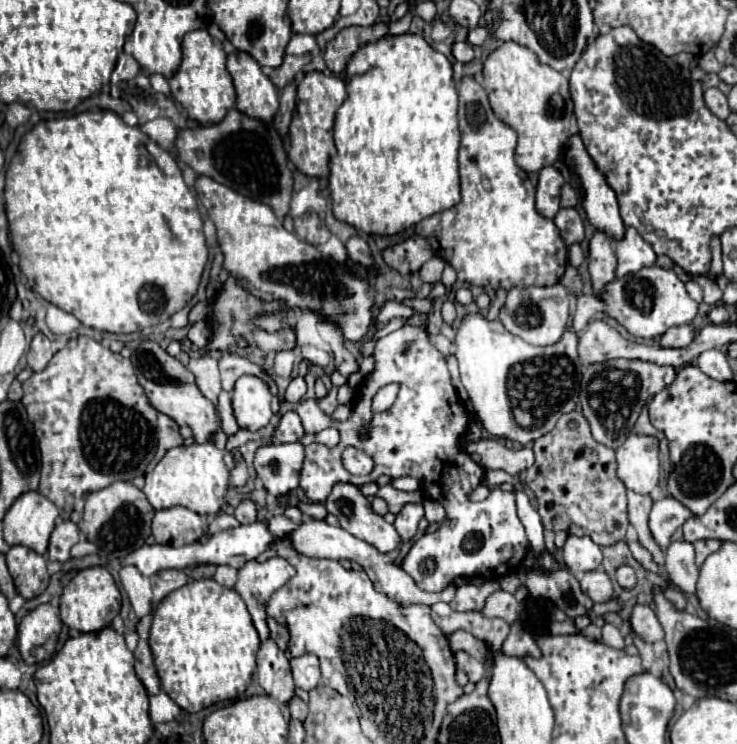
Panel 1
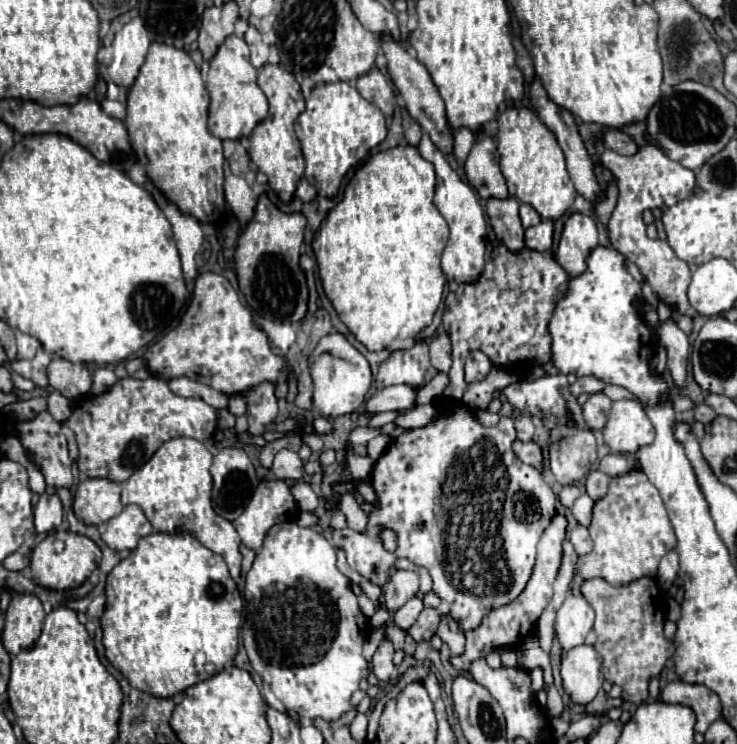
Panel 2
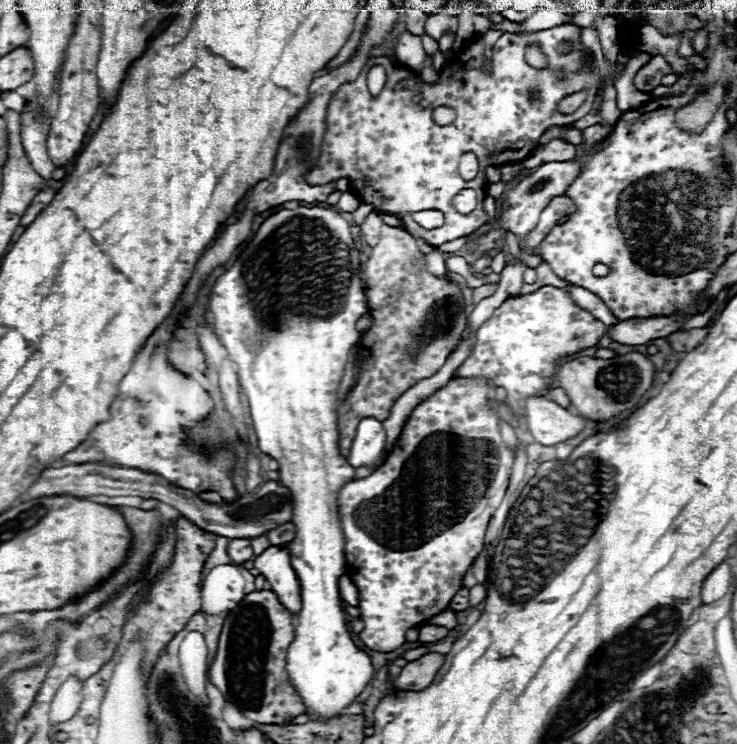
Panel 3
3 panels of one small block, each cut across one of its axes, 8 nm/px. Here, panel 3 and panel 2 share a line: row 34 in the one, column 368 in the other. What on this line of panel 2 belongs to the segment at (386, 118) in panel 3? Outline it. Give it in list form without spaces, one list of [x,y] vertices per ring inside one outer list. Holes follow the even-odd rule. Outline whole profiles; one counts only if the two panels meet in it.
[[[460,404],[442,412],[426,426],[406,430],[390,442],[380,456],[380,464],[376,460],[370,474],[378,506],[370,502],[360,506],[368,516],[366,532],[356,532],[352,528],[334,530],[334,544],[346,550],[350,568],[376,586],[386,584],[390,568],[398,558],[408,558],[410,562],[428,568],[434,580],[434,594],[450,602],[450,618],[456,620],[463,631],[478,628],[492,608],[506,606],[520,596],[530,580],[542,530],[556,514],[556,496],[542,474],[518,460],[512,452],[512,442],[516,440],[514,422],[502,418],[498,426],[486,428],[476,420],[474,412],[466,408],[468,406]],[[382,526],[392,528],[398,534],[396,552],[386,552],[376,538],[376,532]],[[372,568],[378,568],[378,572],[372,574]]]

